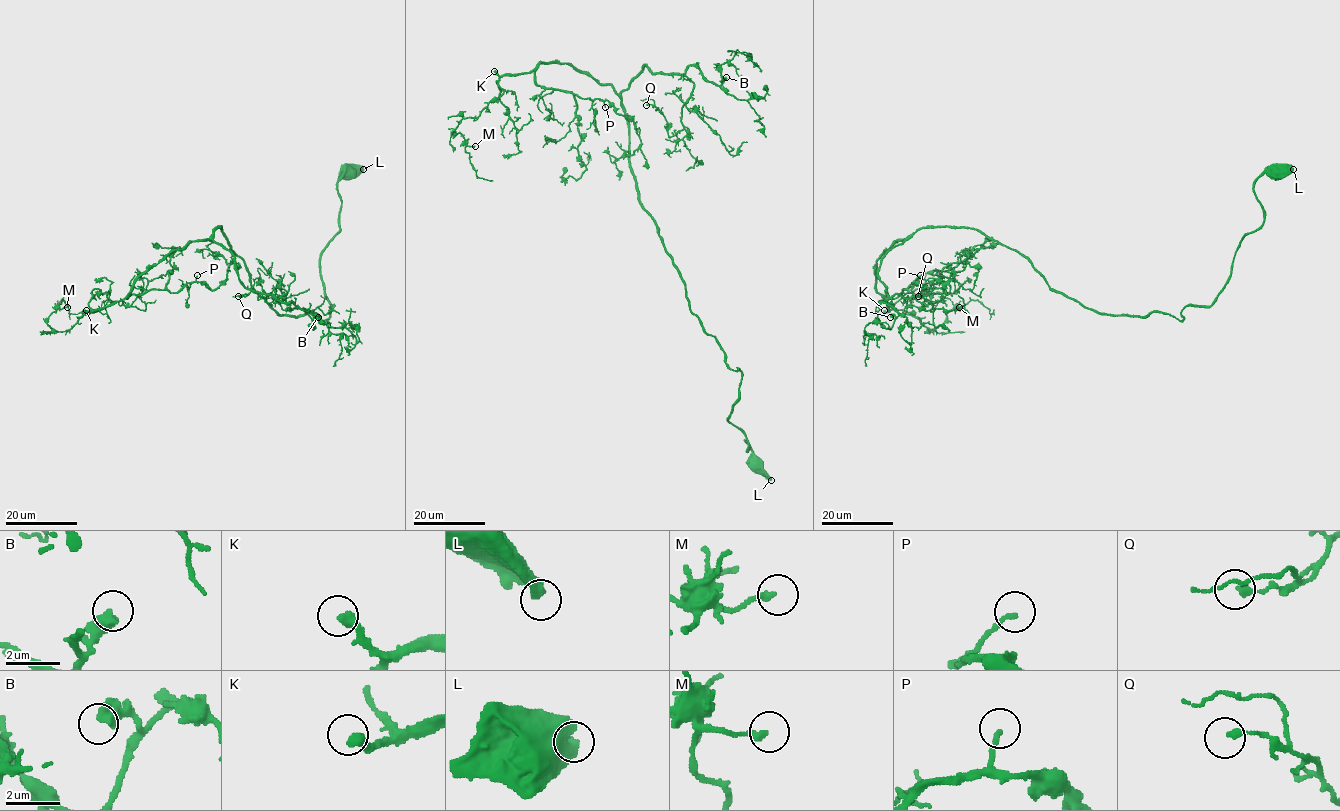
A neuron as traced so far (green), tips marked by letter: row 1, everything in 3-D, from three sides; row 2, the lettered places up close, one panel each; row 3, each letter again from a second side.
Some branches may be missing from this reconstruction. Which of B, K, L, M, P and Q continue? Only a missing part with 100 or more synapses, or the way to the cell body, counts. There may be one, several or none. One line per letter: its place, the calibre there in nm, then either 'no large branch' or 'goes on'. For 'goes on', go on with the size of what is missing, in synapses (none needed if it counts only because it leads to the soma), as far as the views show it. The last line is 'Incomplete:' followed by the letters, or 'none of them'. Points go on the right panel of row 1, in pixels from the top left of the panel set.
B: place (890, 317); calibre 480 nm; no large branch
K: place (884, 310); calibre 360 nm; goes on; 200 synapses
L: place (1293, 169); calibre 480 nm; no large branch
M: place (959, 307); calibre 220 nm; no large branch
P: place (920, 275); calibre 180 nm; no large branch
Q: place (918, 296); calibre 240 nm; no large branch
Incomplete: K

